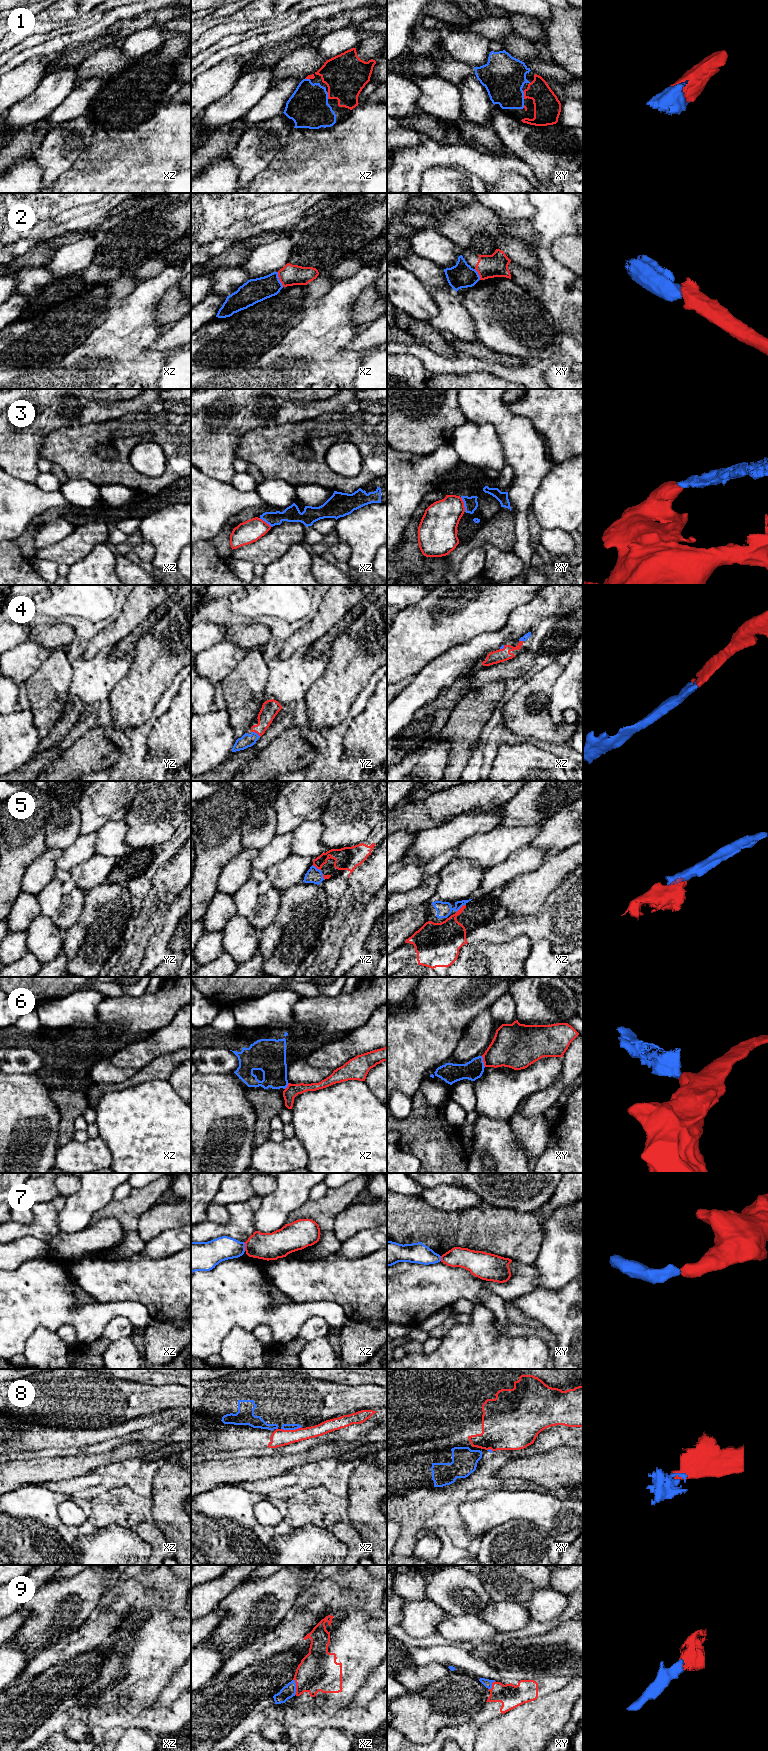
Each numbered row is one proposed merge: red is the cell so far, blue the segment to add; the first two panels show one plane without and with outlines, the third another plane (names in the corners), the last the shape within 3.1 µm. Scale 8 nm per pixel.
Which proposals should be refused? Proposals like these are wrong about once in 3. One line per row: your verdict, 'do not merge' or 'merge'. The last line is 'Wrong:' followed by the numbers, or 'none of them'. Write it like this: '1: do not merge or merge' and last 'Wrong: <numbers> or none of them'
1: merge
2: merge
3: do not merge
4: merge
5: merge
6: do not merge
7: merge
8: do not merge
9: merge
Wrong: 3, 6, 8

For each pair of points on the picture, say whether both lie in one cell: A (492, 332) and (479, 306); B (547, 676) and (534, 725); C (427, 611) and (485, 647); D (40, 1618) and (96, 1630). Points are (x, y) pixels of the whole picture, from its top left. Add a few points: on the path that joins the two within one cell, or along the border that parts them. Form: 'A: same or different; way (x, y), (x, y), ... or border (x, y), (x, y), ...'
A: same; way (492, 326), (492, 319), (485, 312)
B: same; way (534, 689), (529, 689), (522, 696), (523, 712)
C: different; border (494, 631), (478, 634), (467, 642), (450, 648)
D: different; border (95, 1613), (75, 1630), (59, 1639)

